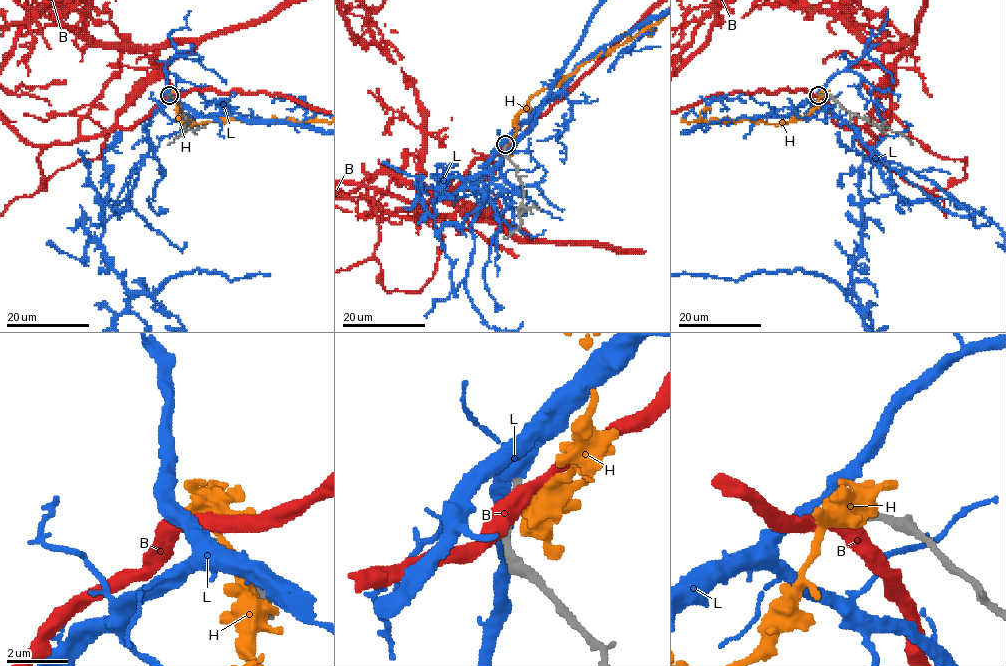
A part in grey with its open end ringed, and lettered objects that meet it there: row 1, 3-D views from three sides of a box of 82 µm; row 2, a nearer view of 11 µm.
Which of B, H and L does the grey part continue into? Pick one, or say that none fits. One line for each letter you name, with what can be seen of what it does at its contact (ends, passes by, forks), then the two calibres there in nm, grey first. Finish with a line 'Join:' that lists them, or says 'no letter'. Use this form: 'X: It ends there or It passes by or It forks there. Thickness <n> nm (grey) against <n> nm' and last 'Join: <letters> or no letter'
L: It passes by. Thickness 240 nm (grey) against 440 nm
Join: L

